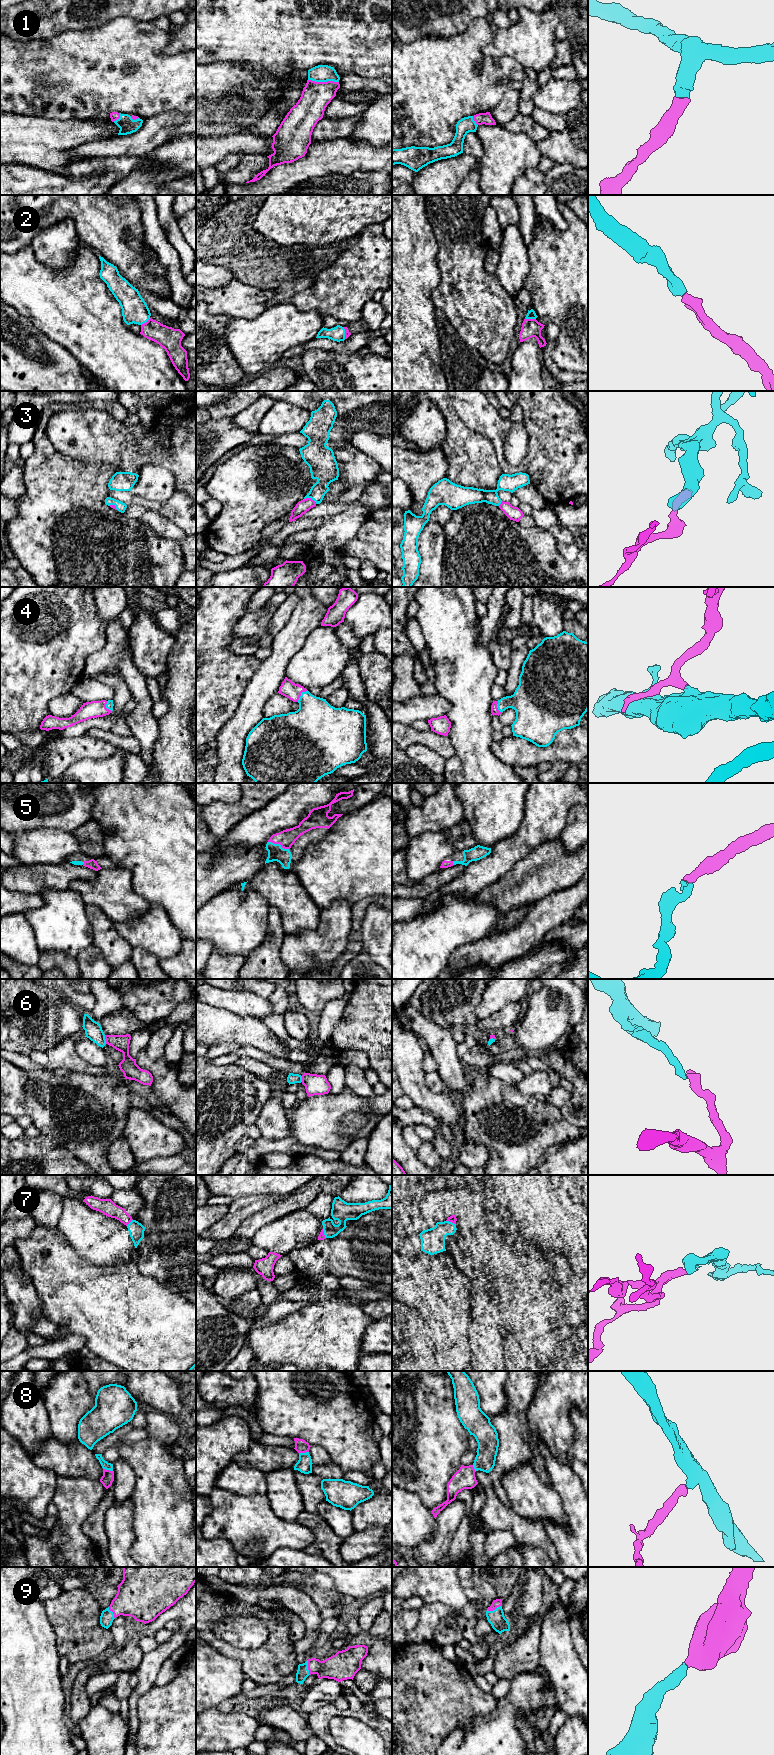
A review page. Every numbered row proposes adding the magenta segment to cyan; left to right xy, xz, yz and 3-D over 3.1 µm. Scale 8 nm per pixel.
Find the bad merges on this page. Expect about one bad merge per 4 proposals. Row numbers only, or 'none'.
6

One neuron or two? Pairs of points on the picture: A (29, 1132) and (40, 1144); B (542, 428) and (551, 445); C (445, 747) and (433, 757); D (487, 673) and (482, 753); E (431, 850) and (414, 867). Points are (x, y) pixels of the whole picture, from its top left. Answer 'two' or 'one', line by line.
A: two
B: one
C: two
D: one
E: one

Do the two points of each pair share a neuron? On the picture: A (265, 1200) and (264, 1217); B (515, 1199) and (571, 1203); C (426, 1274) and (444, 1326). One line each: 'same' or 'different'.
A: different
B: different
C: same

